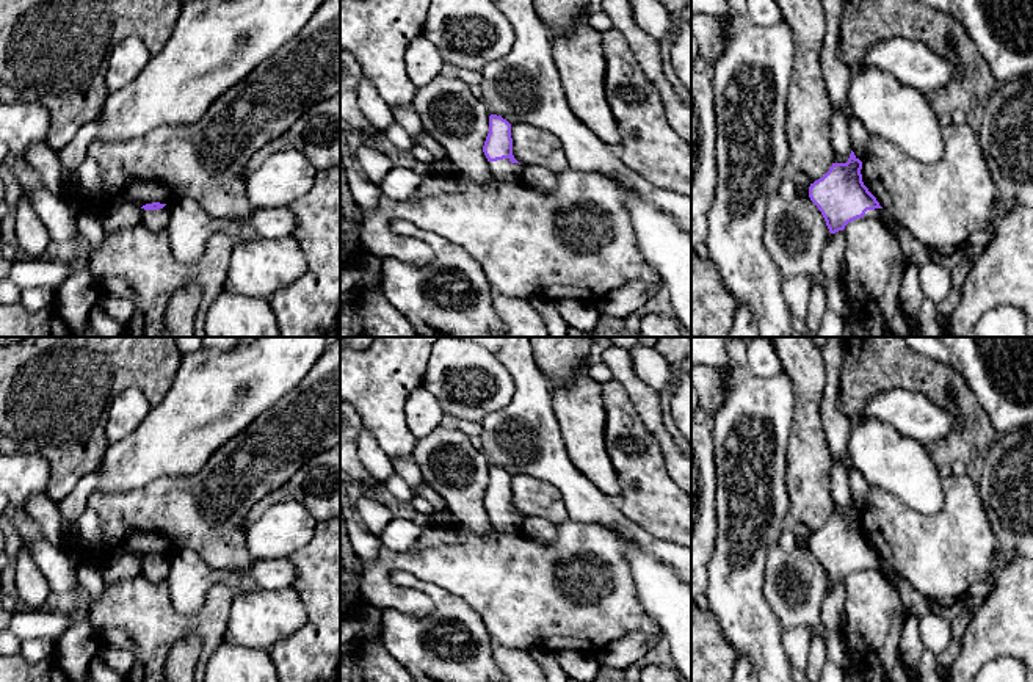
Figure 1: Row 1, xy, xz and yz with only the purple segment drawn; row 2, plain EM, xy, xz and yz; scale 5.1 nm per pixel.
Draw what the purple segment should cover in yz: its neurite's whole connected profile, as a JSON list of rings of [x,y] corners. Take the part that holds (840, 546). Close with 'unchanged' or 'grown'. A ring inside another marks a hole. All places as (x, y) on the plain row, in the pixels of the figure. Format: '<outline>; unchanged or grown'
[[[851,502],[846,514],[832,514],[829,522],[809,538],[809,549],[821,563],[831,585],[843,582],[857,569],[883,574],[884,561],[862,533],[862,513]]]; grown

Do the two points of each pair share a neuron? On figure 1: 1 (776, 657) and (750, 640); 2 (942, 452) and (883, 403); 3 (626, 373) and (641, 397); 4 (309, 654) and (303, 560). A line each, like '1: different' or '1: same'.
1: same
2: different
3: same
4: same

